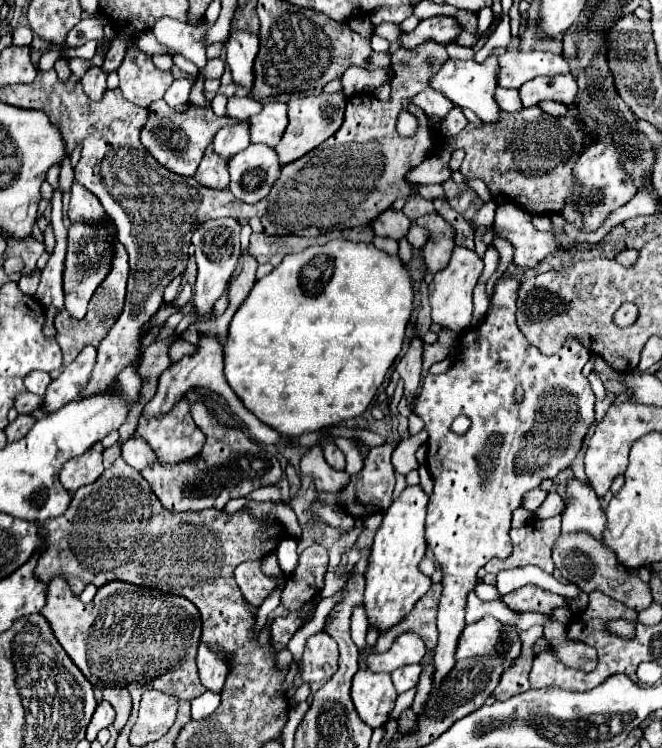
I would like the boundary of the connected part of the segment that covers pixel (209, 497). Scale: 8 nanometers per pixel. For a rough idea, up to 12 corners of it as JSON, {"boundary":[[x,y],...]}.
{"boundary":[[202,400],[206,434],[182,464],[140,472],[164,508],[222,510],[278,484],[274,454],[226,428]]}

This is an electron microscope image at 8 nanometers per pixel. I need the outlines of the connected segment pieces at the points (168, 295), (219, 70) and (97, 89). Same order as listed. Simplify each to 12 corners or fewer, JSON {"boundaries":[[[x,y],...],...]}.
{"boundaries":[[[182,276],[174,278],[164,290],[164,302],[170,302],[178,296],[182,286]],[[222,58],[208,60],[200,70],[204,78],[222,78]],[[90,68],[80,80],[90,100],[100,100],[106,90],[106,74]]]}

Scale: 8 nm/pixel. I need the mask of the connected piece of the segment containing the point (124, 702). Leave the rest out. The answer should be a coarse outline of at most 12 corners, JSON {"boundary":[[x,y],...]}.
{"boundary":[[104,688],[102,696],[116,710],[112,726],[124,728],[130,708],[126,688]]}

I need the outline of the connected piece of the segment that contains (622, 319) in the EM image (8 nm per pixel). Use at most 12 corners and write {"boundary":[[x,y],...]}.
{"boundary":[[624,303],[614,314],[615,324],[630,326],[638,318],[638,308]]}

